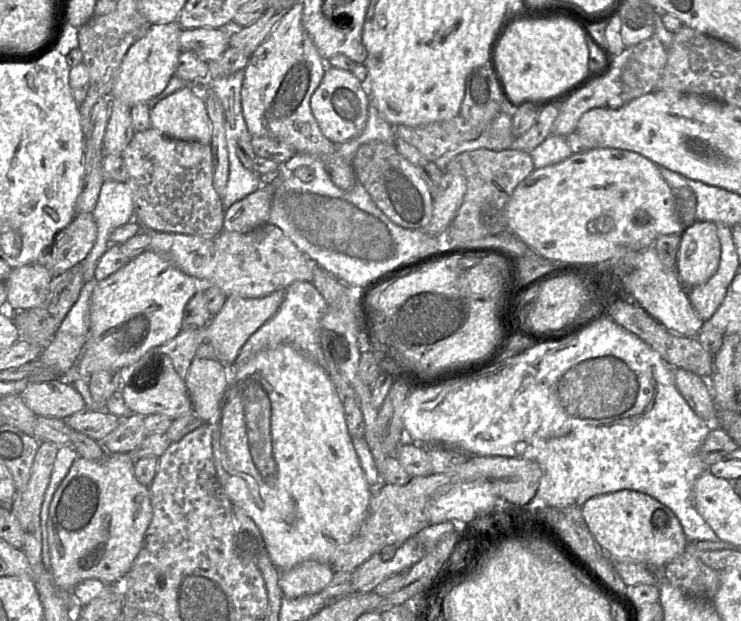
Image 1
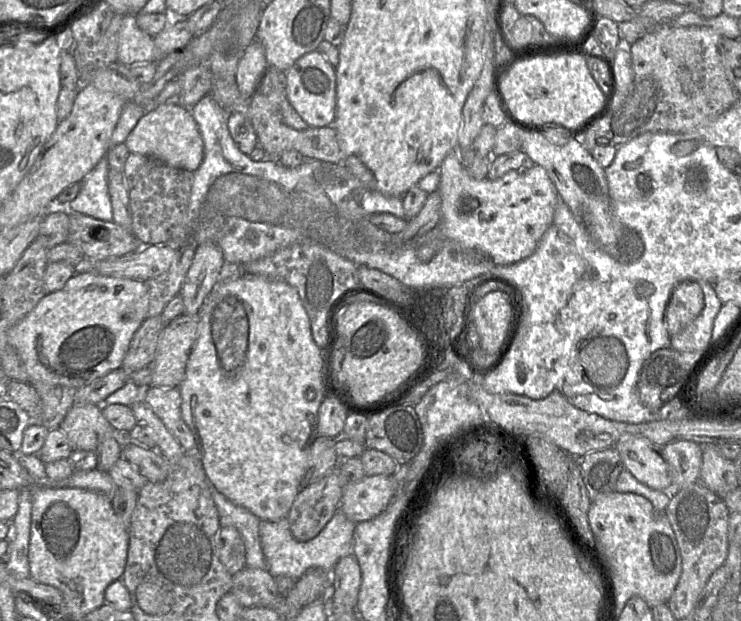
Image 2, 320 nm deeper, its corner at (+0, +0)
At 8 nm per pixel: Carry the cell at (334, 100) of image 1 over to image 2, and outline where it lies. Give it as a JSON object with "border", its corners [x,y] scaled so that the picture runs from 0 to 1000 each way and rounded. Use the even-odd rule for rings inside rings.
{"border":[[[429,82],[414,85],[401,95],[385,114],[387,159],[417,205],[441,205],[453,187],[453,114]]]}

